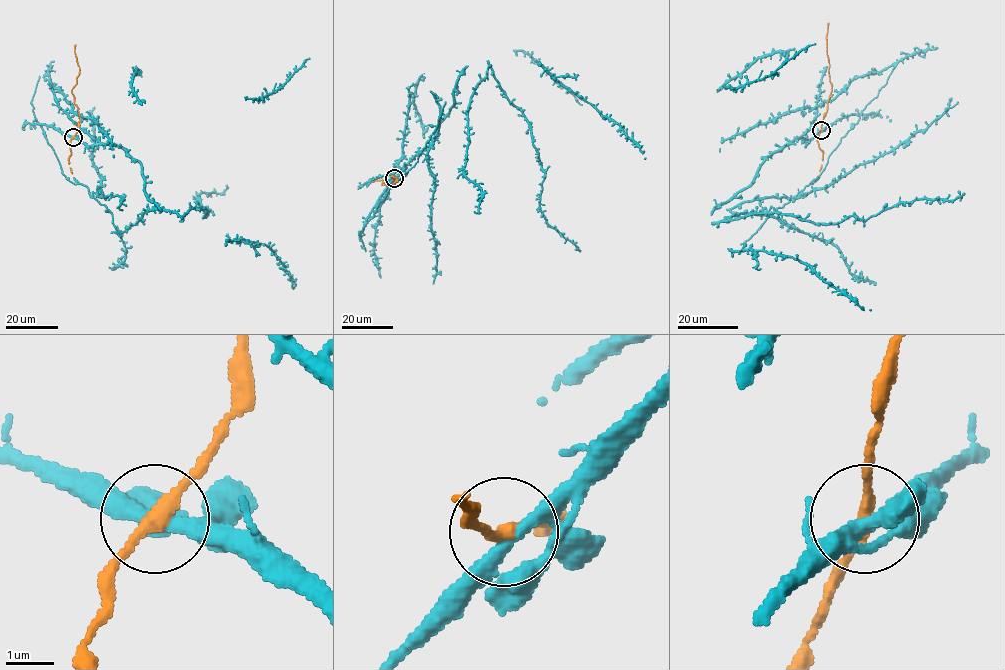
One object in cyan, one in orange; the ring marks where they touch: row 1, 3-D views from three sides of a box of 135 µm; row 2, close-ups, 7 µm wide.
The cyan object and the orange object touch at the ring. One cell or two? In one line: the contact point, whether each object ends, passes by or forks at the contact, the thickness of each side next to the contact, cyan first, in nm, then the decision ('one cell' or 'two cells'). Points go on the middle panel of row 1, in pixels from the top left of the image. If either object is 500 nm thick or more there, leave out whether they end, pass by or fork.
place (394, 178); cyan passes by; orange passes by; calibres 300 and 240 nm; one cell

